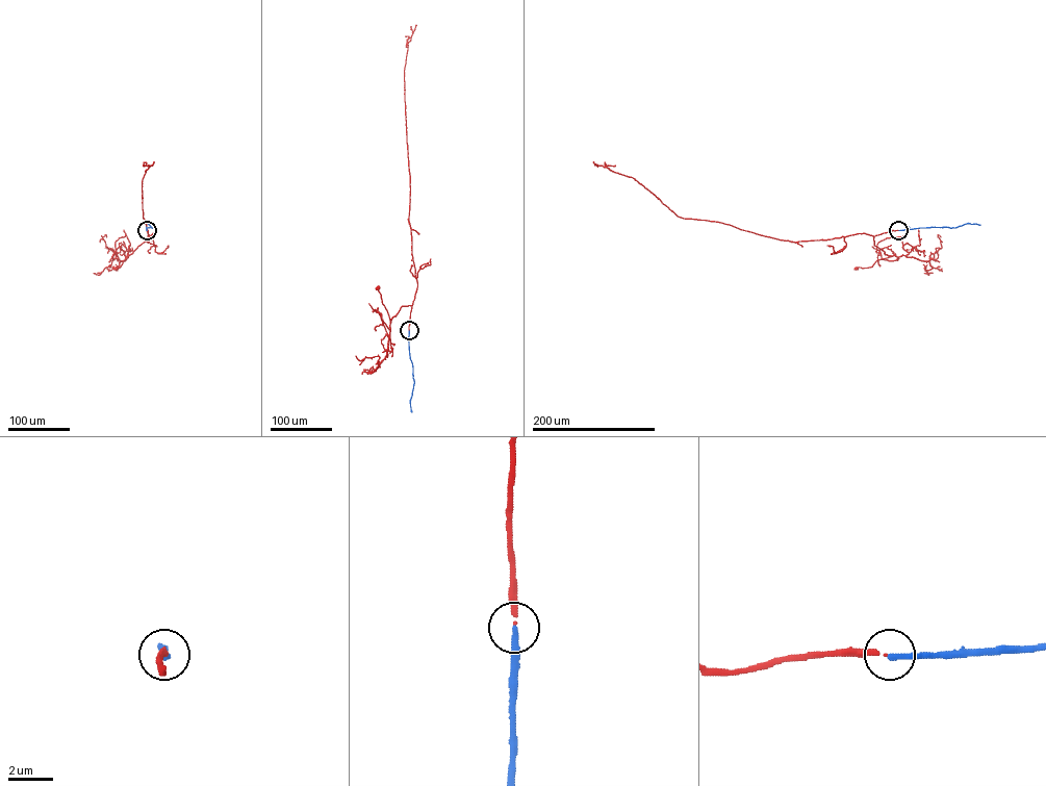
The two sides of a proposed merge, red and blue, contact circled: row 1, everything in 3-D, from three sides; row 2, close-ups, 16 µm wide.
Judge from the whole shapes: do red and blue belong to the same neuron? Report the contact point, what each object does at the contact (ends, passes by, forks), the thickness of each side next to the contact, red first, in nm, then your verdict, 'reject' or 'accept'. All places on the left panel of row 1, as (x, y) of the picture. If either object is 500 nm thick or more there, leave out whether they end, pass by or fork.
place (147, 230); red ends; blue ends; calibres 200 and 280 nm; reject

